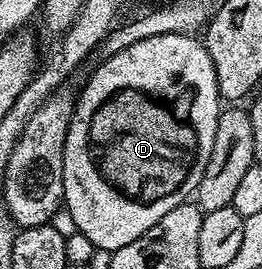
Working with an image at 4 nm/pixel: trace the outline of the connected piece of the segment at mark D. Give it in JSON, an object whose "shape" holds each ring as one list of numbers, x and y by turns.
{"shape":[[161,34,157,38,145,38,141,42,133,42,121,54,113,54,110,58,98,65,99,69,92,74,83,93,78,93,75,101,75,113,69,126,69,134,65,138,65,158,63,159,63,203,65,209,72,215,78,231,89,238,97,250,104,253,116,252,121,246,129,246,145,230,157,226,169,210,188,203,196,195,198,184,206,172,210,155,213,152,214,139,217,136,219,113,221,111,221,97,217,70,213,70,213,58,209,58,209,50,202,39,195,36,182,36,181,34]]}

